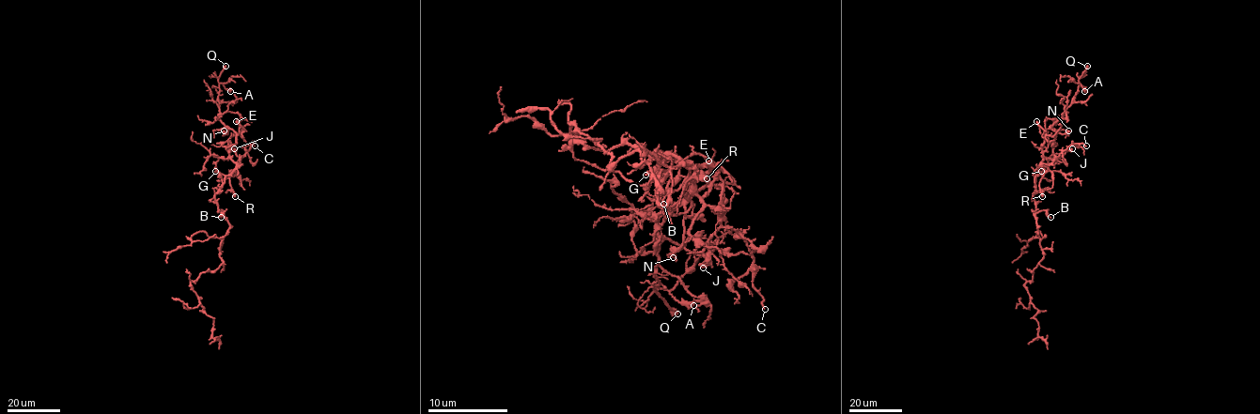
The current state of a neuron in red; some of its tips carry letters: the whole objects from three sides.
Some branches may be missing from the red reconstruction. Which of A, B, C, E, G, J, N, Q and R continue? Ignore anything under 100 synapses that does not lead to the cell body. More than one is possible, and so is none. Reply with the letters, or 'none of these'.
E

